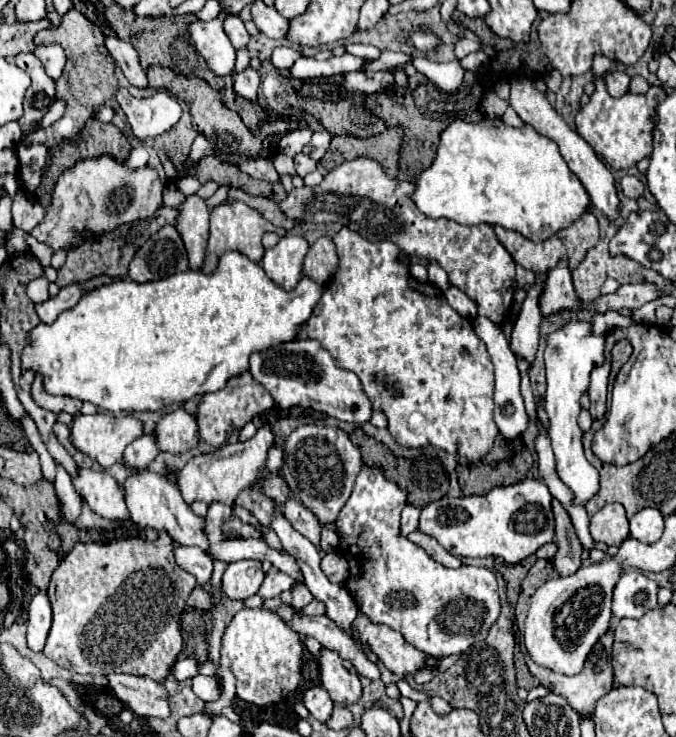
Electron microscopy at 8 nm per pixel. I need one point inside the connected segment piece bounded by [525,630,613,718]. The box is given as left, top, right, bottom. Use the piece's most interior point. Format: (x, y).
(582, 691)

